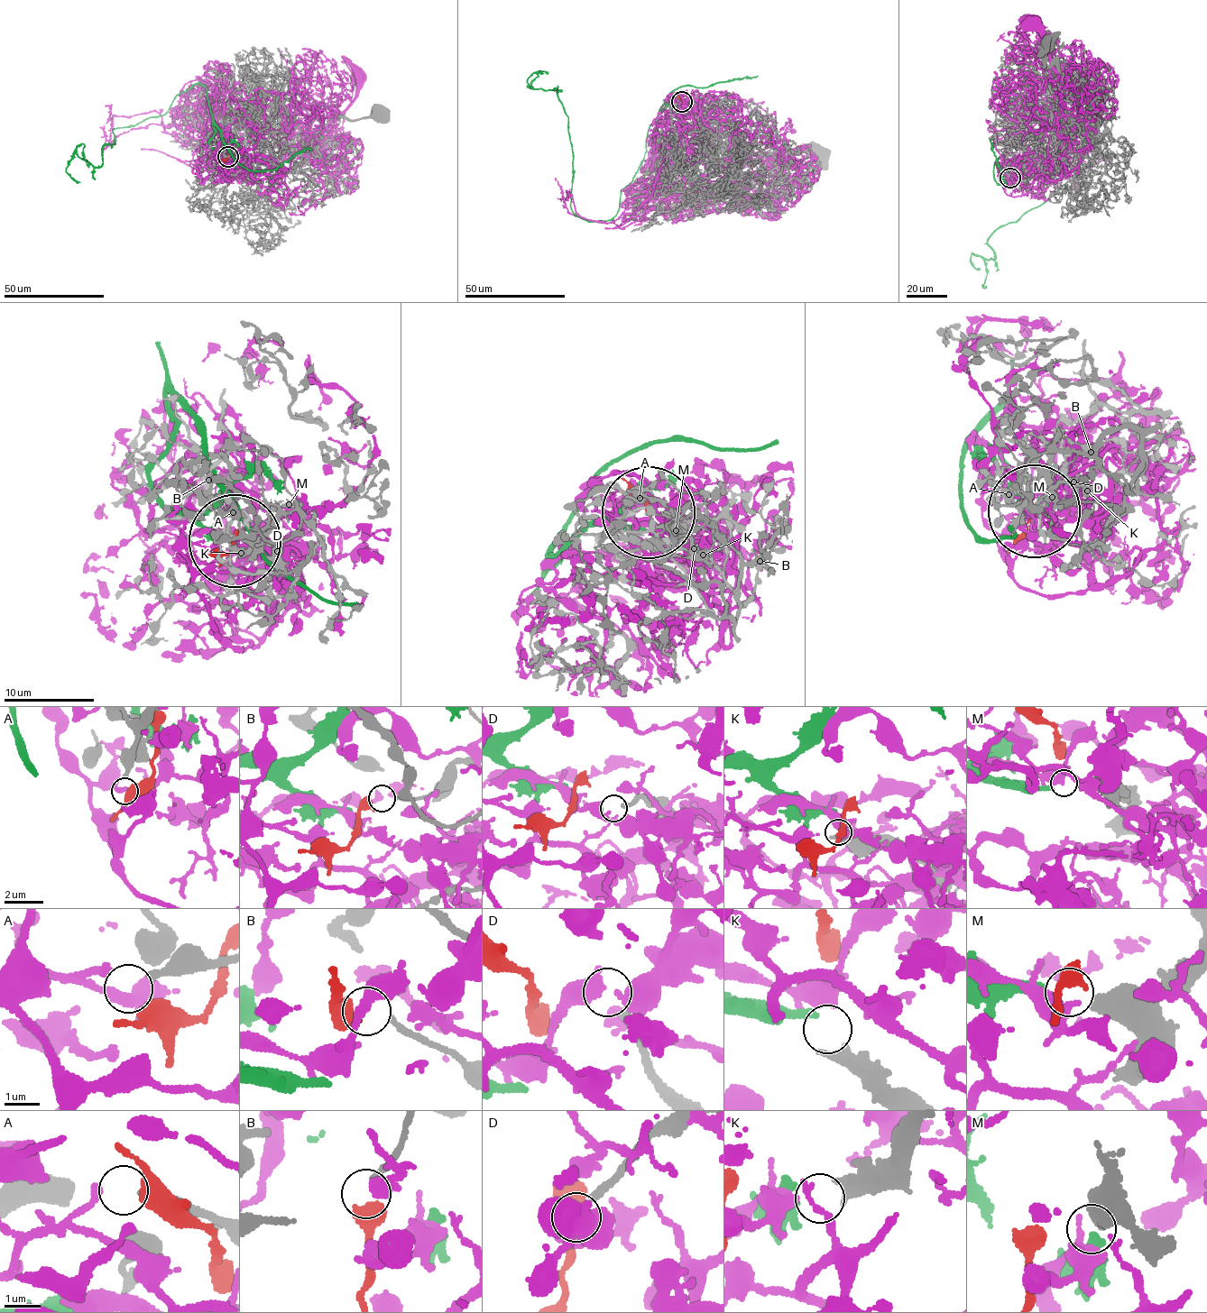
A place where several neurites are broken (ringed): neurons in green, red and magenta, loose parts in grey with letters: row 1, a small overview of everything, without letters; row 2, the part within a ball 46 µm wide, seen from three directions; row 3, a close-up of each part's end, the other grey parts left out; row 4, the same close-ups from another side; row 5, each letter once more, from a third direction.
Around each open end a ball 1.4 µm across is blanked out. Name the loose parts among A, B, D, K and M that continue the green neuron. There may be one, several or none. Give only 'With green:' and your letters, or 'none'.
With green: M

